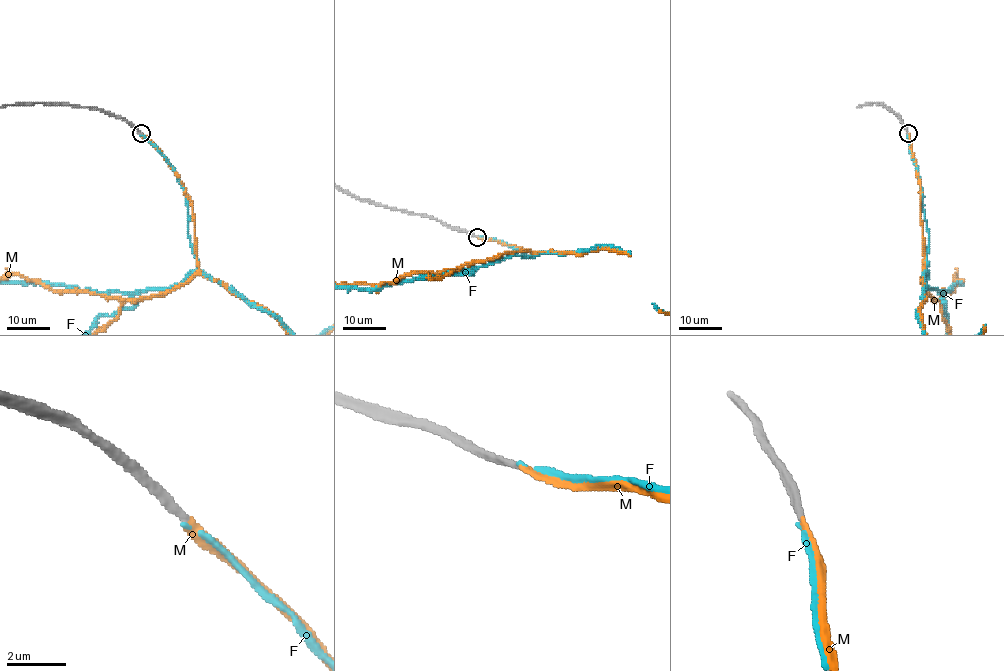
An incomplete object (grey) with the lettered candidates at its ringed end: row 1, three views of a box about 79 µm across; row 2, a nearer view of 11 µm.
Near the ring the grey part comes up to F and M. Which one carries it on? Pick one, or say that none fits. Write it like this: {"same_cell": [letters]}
{"same_cell": ["M"]}

